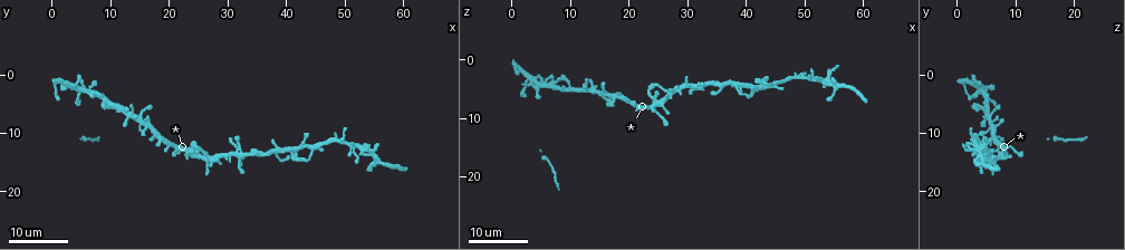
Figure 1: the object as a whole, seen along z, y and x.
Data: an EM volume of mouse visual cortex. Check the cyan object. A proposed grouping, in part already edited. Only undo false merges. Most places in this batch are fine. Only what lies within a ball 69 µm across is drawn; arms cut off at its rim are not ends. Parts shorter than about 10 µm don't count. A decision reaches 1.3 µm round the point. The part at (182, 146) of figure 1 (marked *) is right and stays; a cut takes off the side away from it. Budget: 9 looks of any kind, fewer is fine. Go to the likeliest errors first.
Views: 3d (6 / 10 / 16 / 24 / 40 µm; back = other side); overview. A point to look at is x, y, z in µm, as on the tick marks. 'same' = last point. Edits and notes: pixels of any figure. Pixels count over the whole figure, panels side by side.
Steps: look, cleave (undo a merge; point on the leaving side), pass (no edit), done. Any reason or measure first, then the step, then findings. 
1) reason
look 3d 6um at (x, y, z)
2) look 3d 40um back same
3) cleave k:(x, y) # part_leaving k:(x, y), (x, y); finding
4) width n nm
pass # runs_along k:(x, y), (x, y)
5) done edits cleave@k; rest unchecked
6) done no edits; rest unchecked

a narrow waist
look 3d 24um at (11.5, 6.0, 5.5)

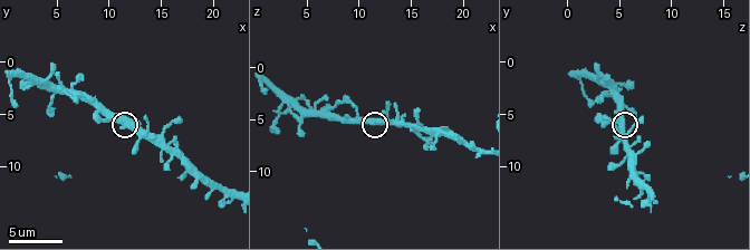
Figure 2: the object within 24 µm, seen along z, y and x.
look 3d 10um at (11.4, 6.0, 5.2)

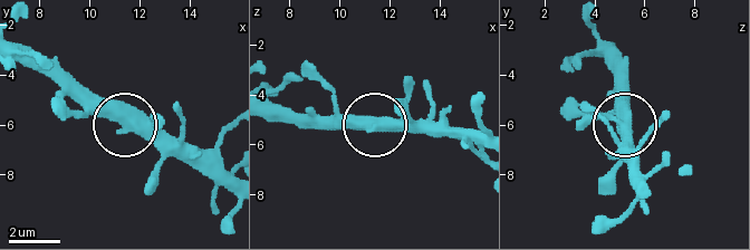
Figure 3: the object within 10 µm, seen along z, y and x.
arms 3
pass # one cell here

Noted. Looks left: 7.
sudden change in width
look 3d 24um at (45.0, 12.0, 4.5)

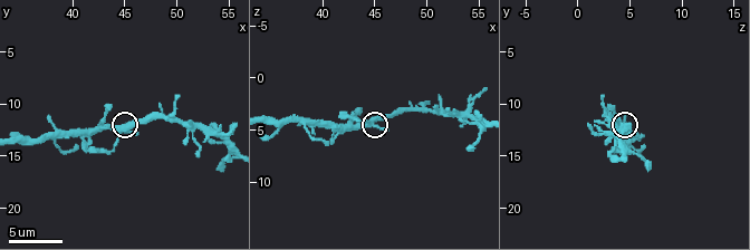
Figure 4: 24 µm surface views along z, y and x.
closer look
look 3d 6um at (45.0, 12.0, 4.2)

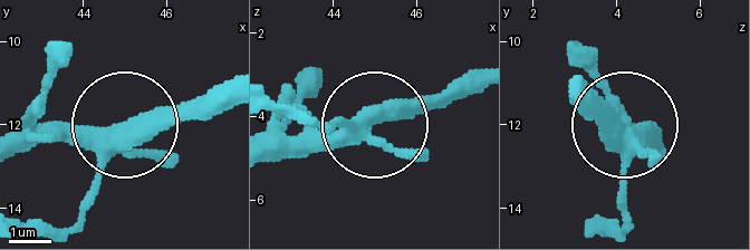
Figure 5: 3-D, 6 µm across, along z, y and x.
arms 4
pass # runs_along 5:(270, 136), (355, 136), (480, 94); continuous, no second cell

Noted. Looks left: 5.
a narrow waist
look 3d 10um at (39.8, 13.2, 4.2)

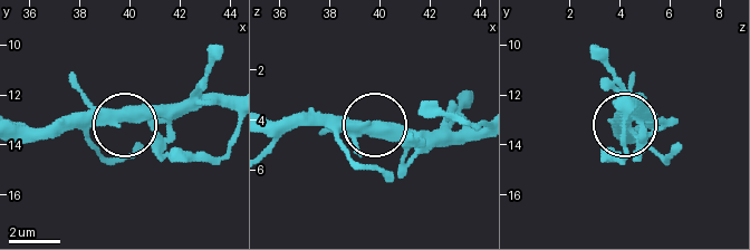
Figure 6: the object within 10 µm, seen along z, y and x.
from behind
look 3d 10um back at (39.7, 13.0, 4.3)

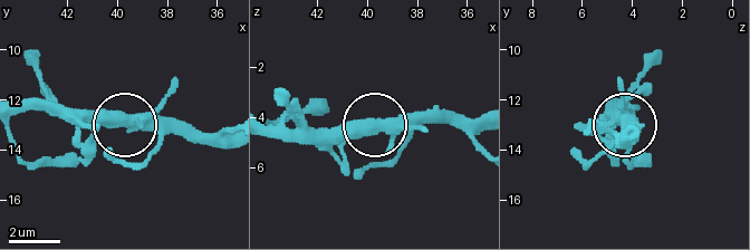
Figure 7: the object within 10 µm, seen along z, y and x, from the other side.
width 440 nm
pass # all the same cell

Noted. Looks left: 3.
a narrow waist
look 3d 6um at (50.4, 11.8, 3.2)

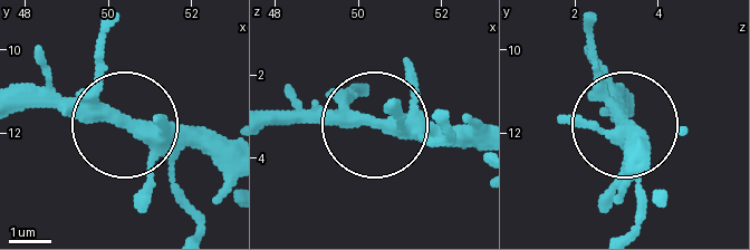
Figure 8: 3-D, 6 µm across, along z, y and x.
look 3d 6um back at (50.35, 11.70, 3.15)

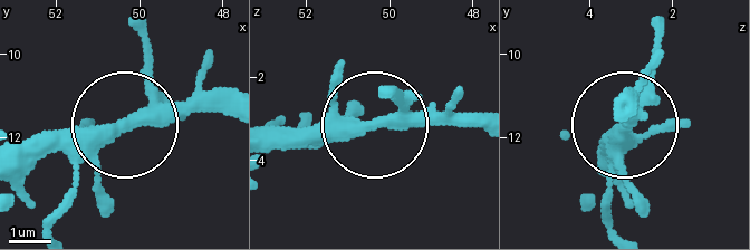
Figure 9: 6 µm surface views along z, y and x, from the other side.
width 350 nm
pass # all the same cell

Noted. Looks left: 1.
done no edits; rest unchecked

